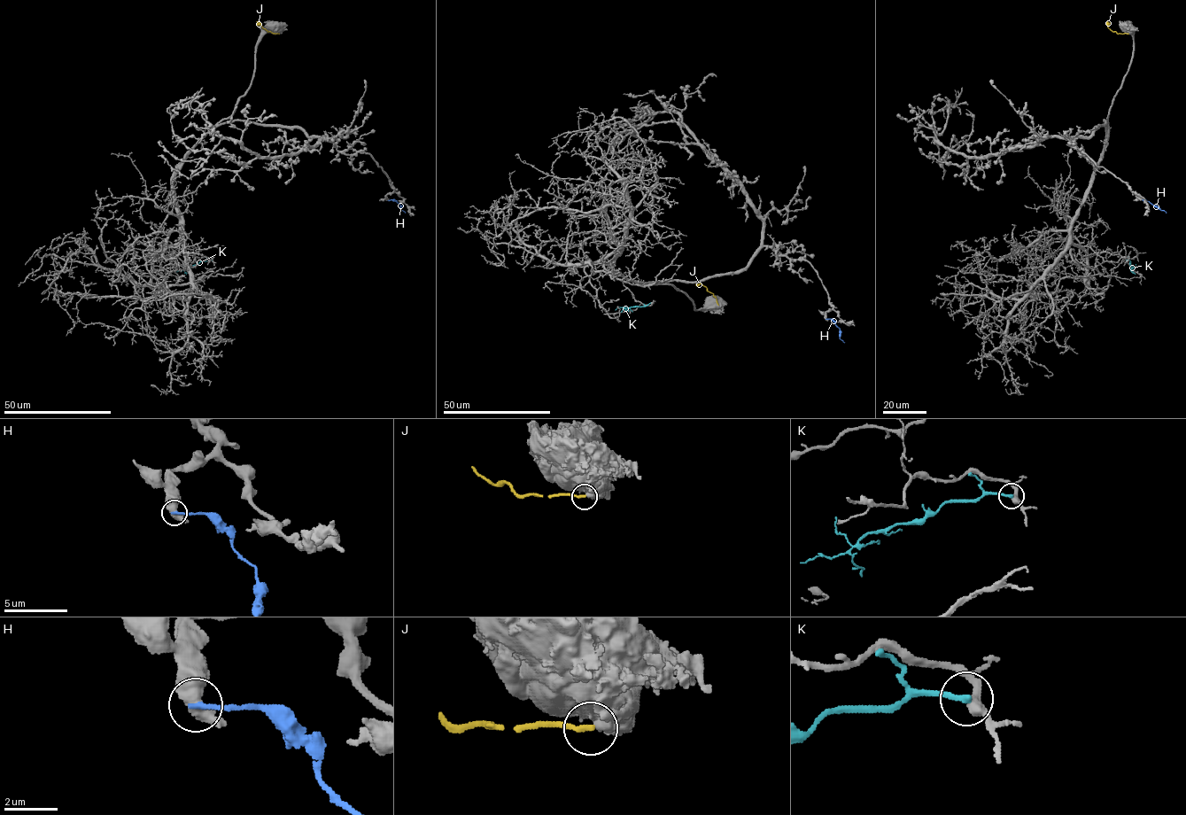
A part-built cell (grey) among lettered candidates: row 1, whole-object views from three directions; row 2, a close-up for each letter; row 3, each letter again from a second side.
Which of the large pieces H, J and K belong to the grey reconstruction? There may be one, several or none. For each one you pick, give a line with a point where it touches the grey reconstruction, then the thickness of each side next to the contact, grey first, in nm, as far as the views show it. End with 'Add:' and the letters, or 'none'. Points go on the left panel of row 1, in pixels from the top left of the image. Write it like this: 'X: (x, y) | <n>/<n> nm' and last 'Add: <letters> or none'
Add: none

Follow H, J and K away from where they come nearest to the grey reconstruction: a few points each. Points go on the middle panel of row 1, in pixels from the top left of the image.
H: (825, 319), (831, 319), (840, 329), (840, 337), (844, 342)
J: (718, 305), (713, 294), (696, 283)
K: (651, 302), (645, 306), (617, 307), (615, 310)

